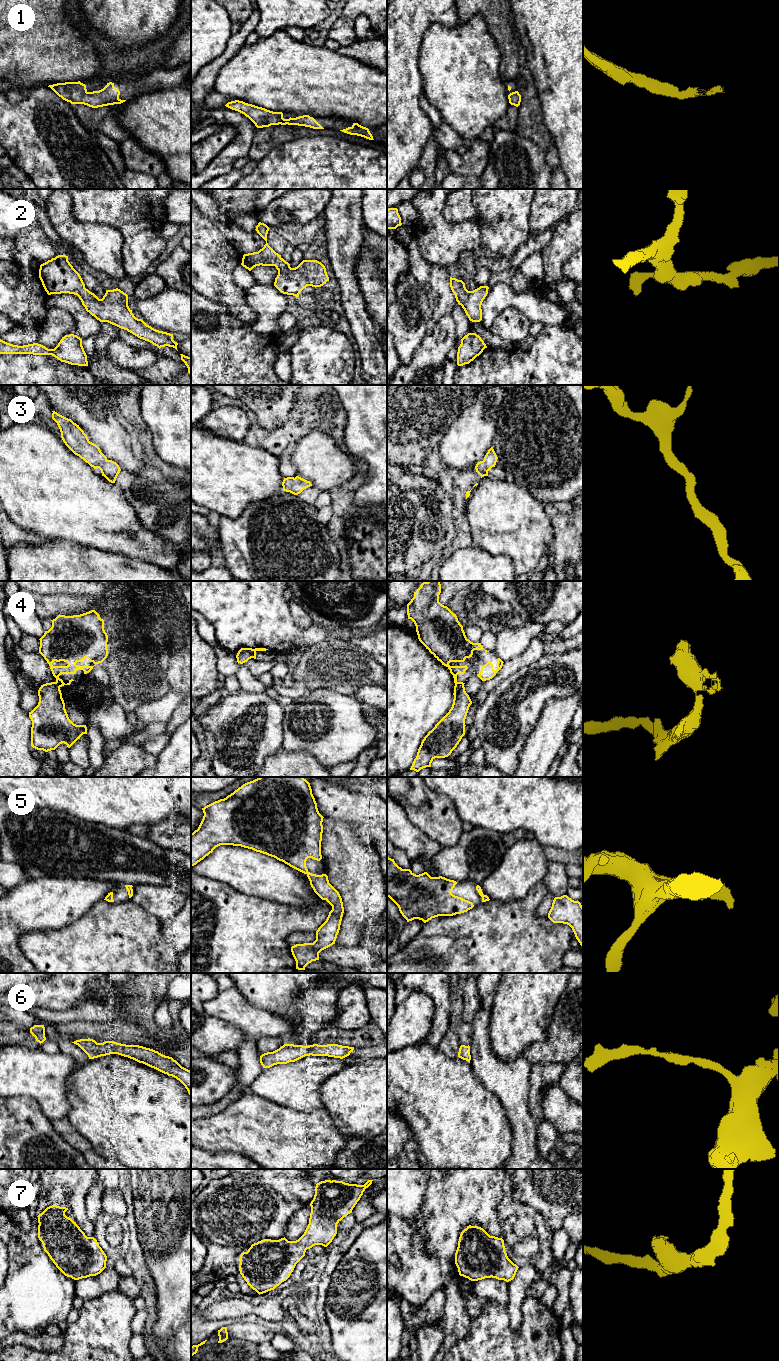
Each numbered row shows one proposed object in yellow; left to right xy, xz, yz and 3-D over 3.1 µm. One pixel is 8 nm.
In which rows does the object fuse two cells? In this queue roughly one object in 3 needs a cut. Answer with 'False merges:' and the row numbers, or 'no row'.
False merges: 4

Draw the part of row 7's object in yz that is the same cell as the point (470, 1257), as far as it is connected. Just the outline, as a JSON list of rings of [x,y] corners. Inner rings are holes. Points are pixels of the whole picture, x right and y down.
[[[469,1225],[461,1232],[455,1264],[459,1275],[471,1281],[492,1277],[509,1282],[519,1268],[508,1258],[504,1240],[490,1236],[476,1225]]]

